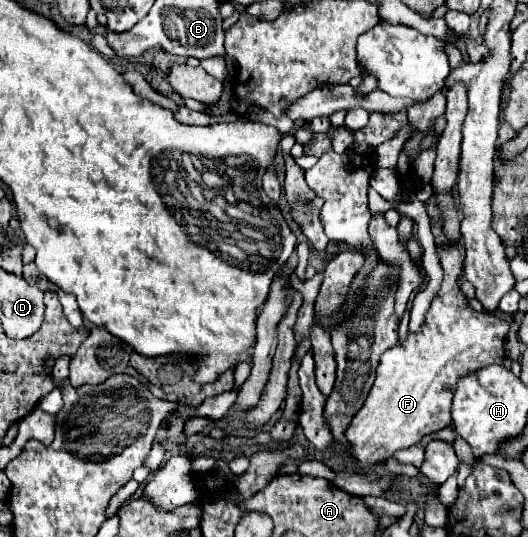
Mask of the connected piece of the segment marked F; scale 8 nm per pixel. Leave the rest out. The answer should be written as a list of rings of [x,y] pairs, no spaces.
[[[449,245],[445,249],[437,249],[441,257],[441,265],[445,271],[441,291],[433,299],[429,307],[427,321],[417,335],[409,335],[405,343],[397,343],[393,349],[385,351],[381,357],[381,363],[377,367],[377,379],[367,395],[365,405],[359,409],[359,413],[353,417],[349,429],[345,431],[351,447],[353,447],[353,457],[359,461],[355,469],[367,471],[369,465],[381,463],[389,459],[397,449],[407,449],[421,441],[425,435],[431,435],[439,429],[449,427],[451,421],[451,401],[455,393],[455,383],[457,379],[471,369],[485,367],[489,363],[503,363],[505,359],[505,337],[509,331],[509,321],[495,317],[491,313],[477,313],[469,309],[465,303],[465,295],[461,293],[457,285],[457,277],[461,275],[461,263],[463,263],[463,245]]]

